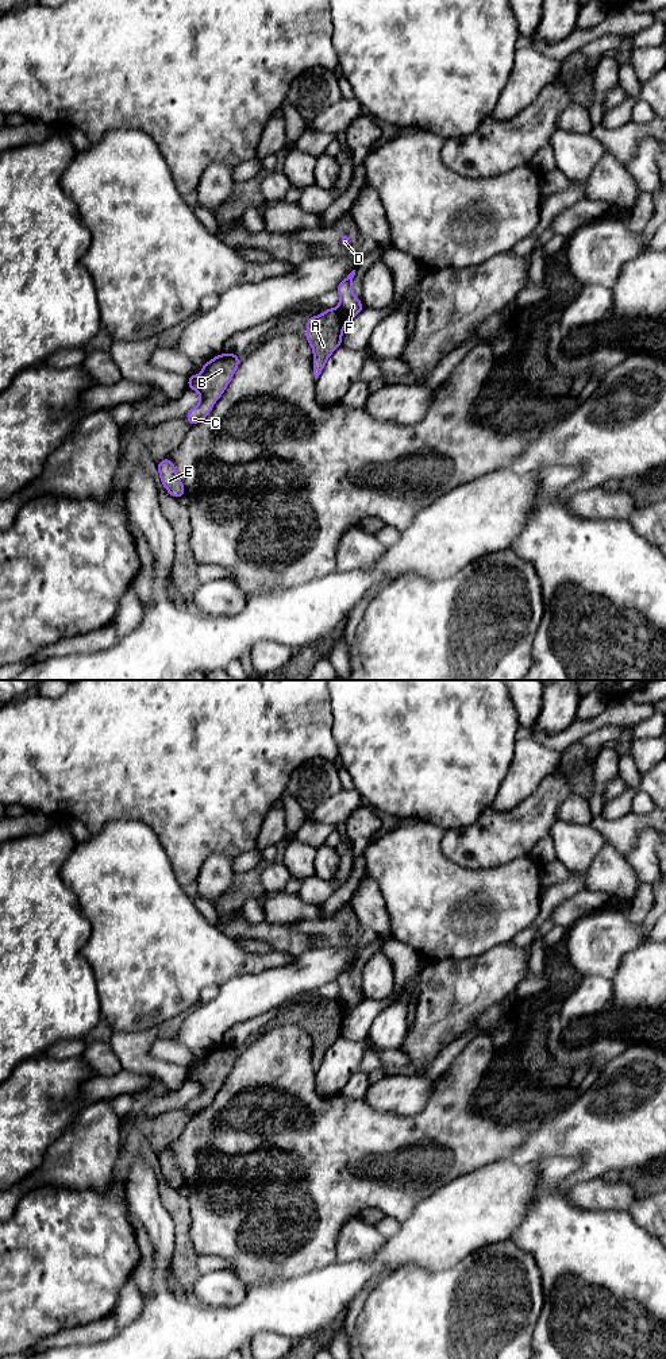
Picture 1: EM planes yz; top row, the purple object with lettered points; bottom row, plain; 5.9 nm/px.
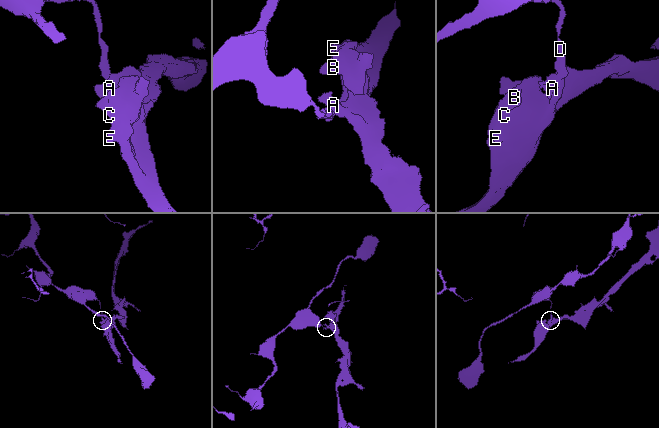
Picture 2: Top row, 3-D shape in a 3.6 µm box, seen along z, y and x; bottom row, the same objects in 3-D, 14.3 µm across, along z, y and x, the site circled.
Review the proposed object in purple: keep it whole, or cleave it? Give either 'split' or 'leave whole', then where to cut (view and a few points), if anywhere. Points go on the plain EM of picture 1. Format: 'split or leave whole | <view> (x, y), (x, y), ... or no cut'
split | yz (337, 1000), (346, 1012)

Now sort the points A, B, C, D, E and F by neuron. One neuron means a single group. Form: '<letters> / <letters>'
A B C E / D F

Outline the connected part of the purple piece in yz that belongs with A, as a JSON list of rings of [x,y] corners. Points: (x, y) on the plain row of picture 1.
[[[327,999],[322,1007],[307,1009],[307,1032],[313,1042],[313,1066],[319,1067],[330,1046],[342,1036],[346,1012],[338,1000]]]

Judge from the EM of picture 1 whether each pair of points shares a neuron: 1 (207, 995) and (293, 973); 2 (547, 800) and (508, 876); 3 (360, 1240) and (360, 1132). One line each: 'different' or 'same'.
1: different
2: different
3: different

